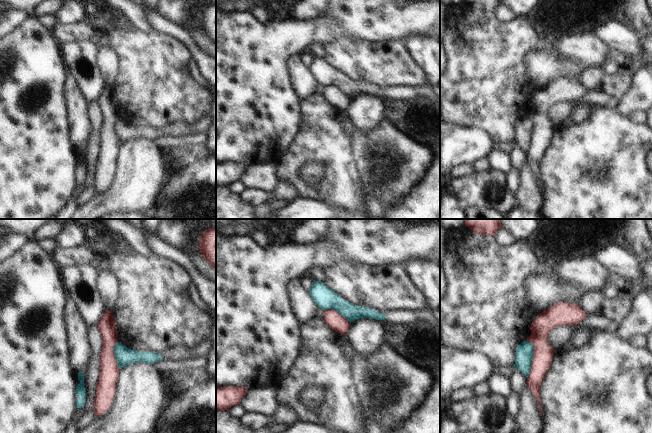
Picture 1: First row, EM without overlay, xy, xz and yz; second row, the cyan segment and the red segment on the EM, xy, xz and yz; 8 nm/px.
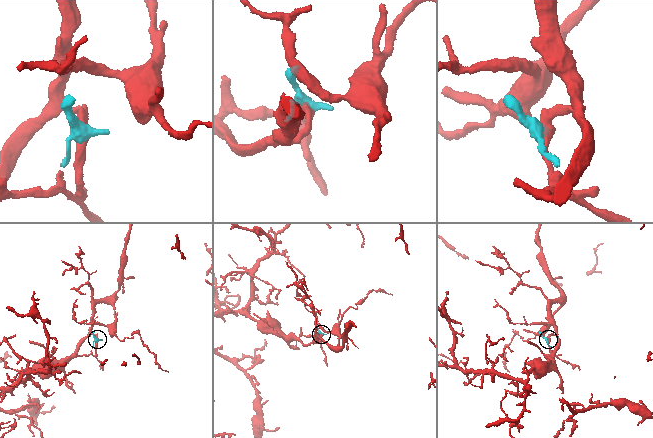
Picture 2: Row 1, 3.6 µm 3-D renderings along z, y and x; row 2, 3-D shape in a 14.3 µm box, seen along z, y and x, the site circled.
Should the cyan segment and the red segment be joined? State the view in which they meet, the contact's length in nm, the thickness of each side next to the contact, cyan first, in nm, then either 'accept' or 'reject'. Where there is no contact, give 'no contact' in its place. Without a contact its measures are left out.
contact in yz; length 300 nm; calibres 140 and 160 nm; reject

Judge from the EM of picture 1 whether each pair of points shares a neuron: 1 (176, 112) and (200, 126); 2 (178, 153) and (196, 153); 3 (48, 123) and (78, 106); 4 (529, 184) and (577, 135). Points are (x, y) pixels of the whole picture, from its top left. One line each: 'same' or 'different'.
1: different
2: same
3: different
4: different

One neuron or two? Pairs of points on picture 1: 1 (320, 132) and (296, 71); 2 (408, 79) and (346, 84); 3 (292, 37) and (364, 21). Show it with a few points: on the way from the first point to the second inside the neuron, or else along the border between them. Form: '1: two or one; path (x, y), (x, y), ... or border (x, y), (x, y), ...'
1: two; border (314, 93), (302, 100)
2: two; border (343, 74), (380, 88), (388, 87)
3: one; path (310, 31), (322, 31), (339, 21), (346, 21)

